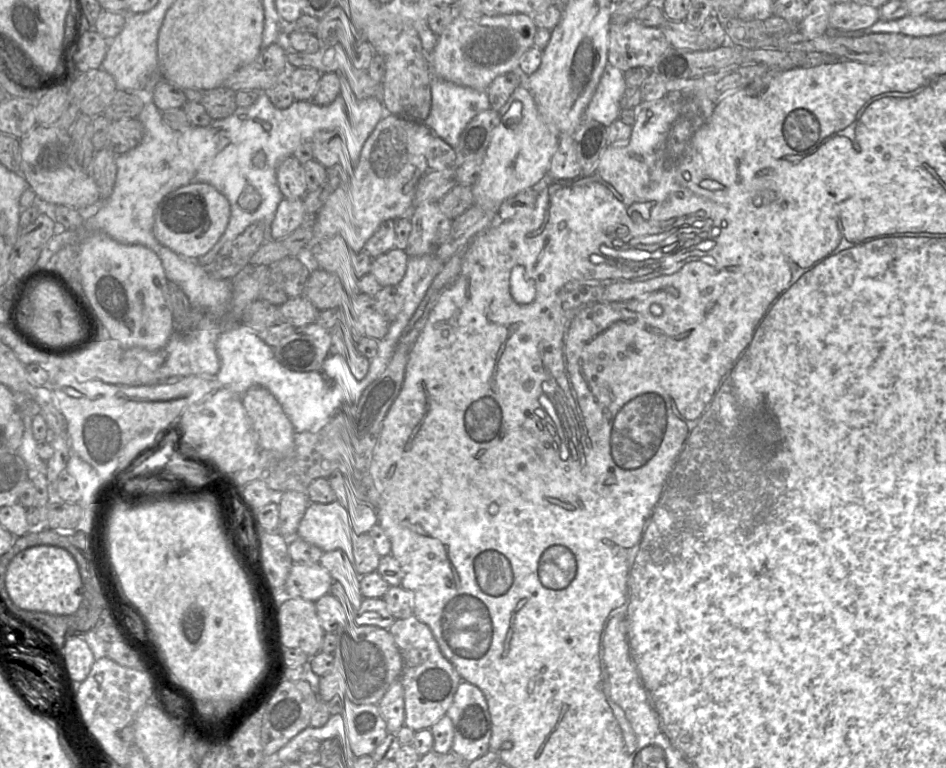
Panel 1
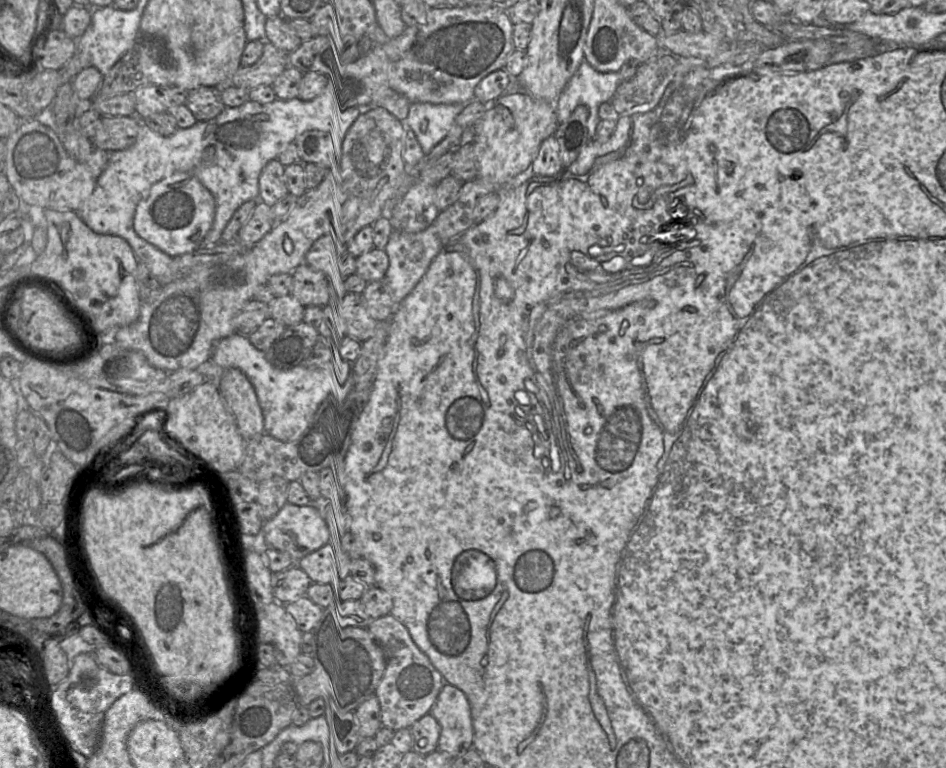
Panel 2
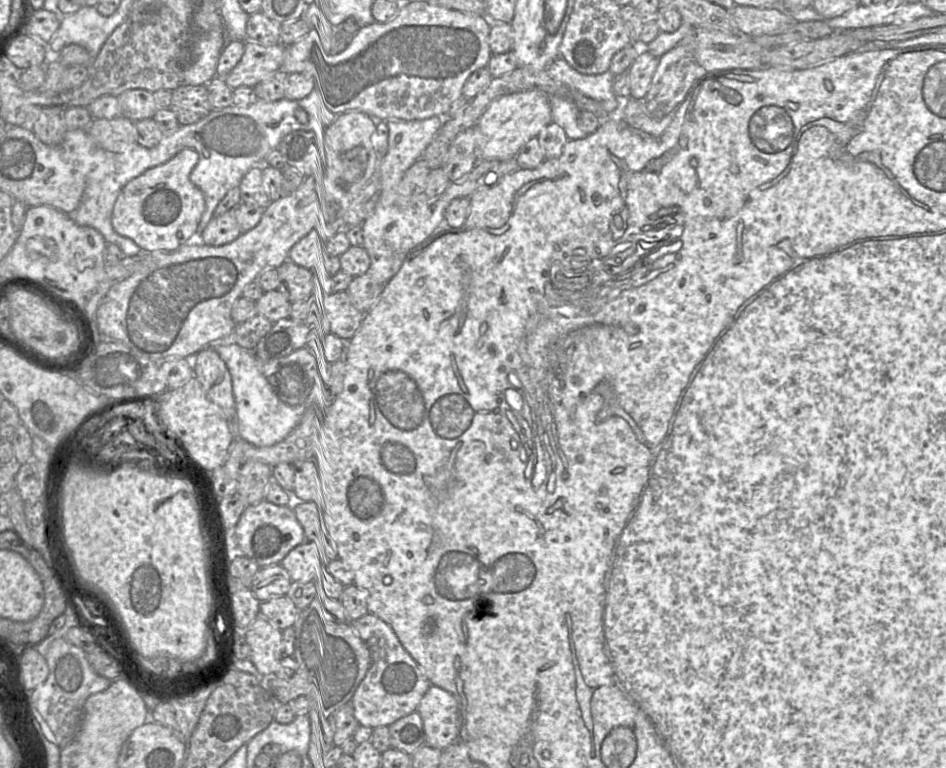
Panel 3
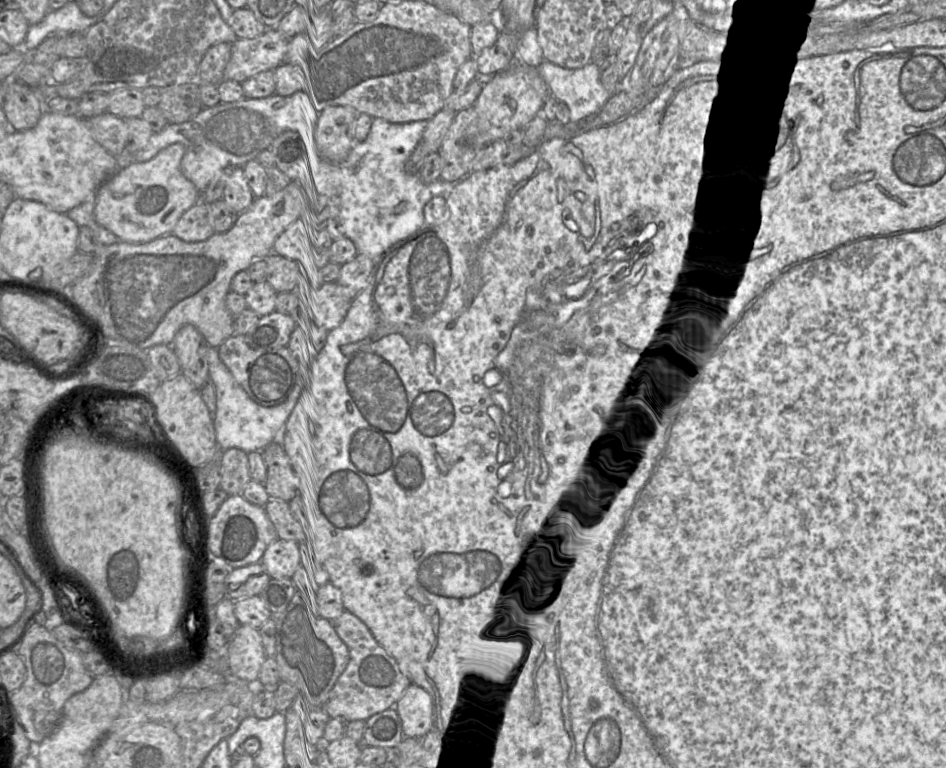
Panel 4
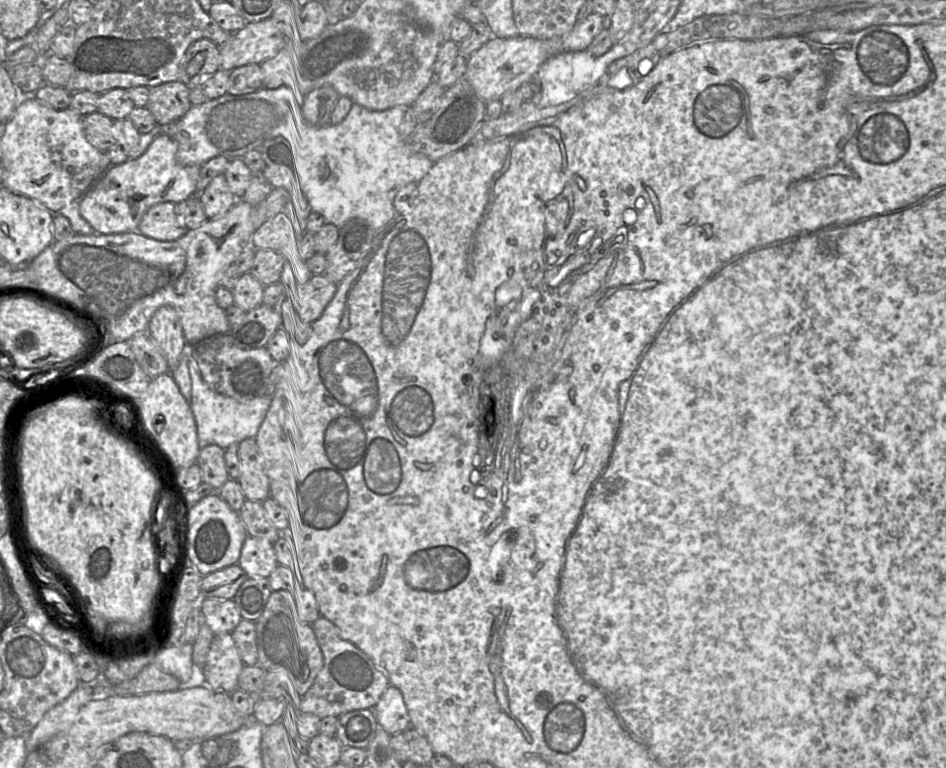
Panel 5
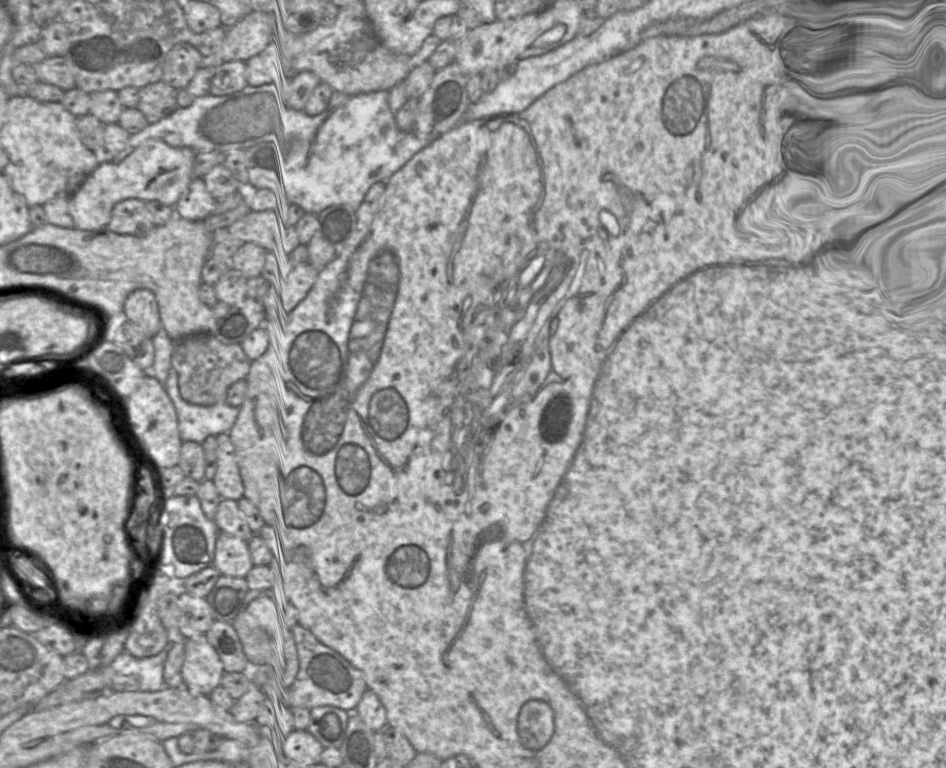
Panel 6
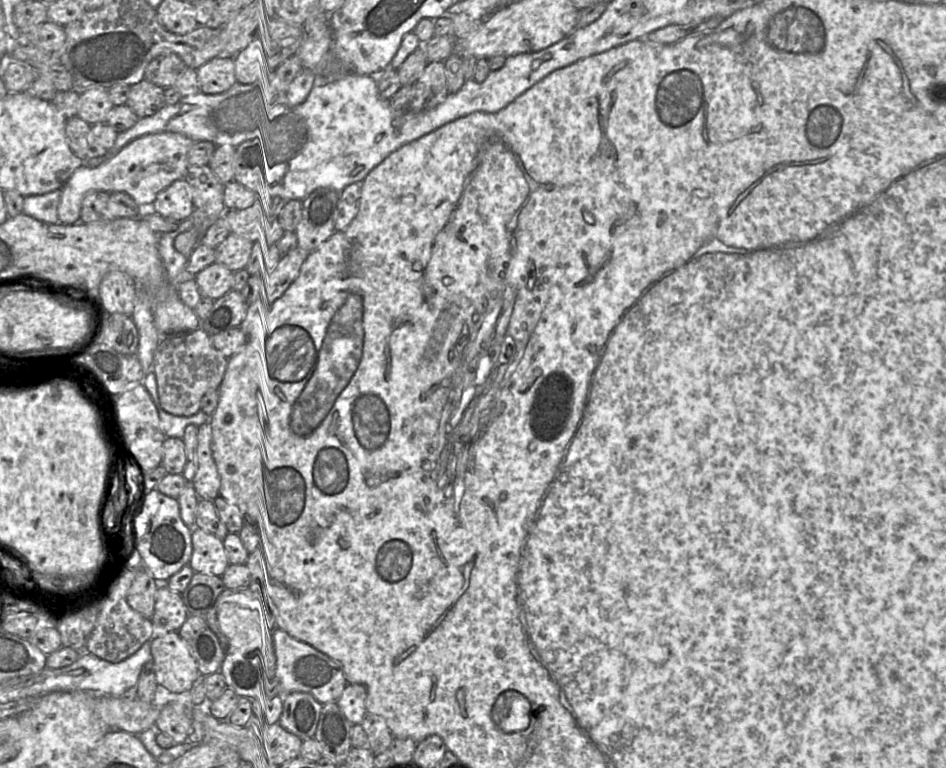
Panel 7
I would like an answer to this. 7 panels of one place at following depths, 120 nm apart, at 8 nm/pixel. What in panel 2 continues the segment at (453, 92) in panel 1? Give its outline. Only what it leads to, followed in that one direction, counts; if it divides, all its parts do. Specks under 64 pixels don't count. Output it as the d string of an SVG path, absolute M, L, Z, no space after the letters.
M413 103L410 106L407 118L401 120L401 122L415 133L423 151L428 153L447 136L463 107L464 104Z

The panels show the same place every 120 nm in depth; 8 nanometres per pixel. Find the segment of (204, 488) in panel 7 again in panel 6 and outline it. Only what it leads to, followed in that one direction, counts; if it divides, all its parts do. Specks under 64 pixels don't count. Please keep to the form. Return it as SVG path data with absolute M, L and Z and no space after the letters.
M228 433L216 437L216 472L212 479L222 499L239 500L244 486L239 470L238 456Z

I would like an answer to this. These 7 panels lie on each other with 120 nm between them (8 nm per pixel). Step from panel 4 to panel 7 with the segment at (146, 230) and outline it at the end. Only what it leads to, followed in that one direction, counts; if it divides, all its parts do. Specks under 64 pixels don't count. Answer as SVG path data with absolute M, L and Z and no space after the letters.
M155 133L132 141L98 167L88 167L83 163L61 188L59 222L67 225L79 222L82 200L91 191L126 193L139 206L150 208L161 191L183 179L188 169L187 157L192 143L191 139L182 134Z

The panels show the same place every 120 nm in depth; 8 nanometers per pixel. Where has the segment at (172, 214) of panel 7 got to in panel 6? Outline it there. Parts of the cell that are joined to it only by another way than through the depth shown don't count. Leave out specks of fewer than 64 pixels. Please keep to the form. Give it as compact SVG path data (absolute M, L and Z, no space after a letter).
M193 178L173 205L181 218L202 221L214 212L216 199L206 189L202 178Z

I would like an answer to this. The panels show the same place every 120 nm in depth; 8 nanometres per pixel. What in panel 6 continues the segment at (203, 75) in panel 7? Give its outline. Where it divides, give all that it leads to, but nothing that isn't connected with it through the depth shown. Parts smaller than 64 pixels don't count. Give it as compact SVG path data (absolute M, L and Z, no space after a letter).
M243 61L218 62L210 81L209 94L227 95L245 88L248 85L245 70L246 64Z

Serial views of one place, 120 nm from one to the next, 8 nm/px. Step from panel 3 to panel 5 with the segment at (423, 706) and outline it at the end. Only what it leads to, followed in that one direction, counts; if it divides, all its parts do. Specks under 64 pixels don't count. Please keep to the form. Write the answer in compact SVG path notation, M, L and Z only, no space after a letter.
M389 686L373 707L377 722L394 735L410 728L410 719L401 692Z

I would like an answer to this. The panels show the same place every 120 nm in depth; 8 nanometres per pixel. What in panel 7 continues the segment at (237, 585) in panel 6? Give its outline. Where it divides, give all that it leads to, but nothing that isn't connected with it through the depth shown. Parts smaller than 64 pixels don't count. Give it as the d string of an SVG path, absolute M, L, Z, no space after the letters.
M195 573L181 597L189 616L206 618L208 626L227 649L228 639L221 633L216 615L218 600L224 590L221 576Z

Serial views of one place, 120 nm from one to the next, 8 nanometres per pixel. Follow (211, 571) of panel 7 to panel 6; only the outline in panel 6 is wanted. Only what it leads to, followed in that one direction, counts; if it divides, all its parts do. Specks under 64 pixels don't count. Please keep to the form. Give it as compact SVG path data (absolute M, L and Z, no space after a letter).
M220 532L212 566L223 576L245 578L254 567L247 541Z

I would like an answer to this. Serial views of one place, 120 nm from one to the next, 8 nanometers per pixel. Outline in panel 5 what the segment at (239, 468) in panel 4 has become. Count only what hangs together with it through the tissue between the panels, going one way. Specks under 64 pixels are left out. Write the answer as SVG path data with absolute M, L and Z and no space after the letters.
M219 446L202 447L196 464L201 469L203 483L214 490L219 490L230 479L225 463L225 449Z

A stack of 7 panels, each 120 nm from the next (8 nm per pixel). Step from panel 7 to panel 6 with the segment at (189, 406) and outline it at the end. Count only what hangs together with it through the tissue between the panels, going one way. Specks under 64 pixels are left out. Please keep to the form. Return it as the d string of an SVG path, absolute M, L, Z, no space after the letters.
M195 335L174 341L171 356L171 367L178 375L181 397L199 406L224 402L228 388L247 377L251 363L240 345L223 343L213 335Z

